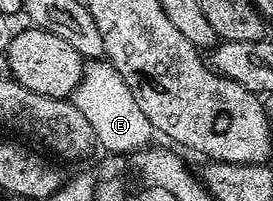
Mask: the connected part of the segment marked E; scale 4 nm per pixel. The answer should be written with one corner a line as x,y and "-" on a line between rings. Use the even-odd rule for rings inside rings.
95,58
82,67
81,81
71,97
73,104
81,110
95,132
97,144
111,154
132,154
144,149
155,129
151,126
134,94
118,70
106,59

